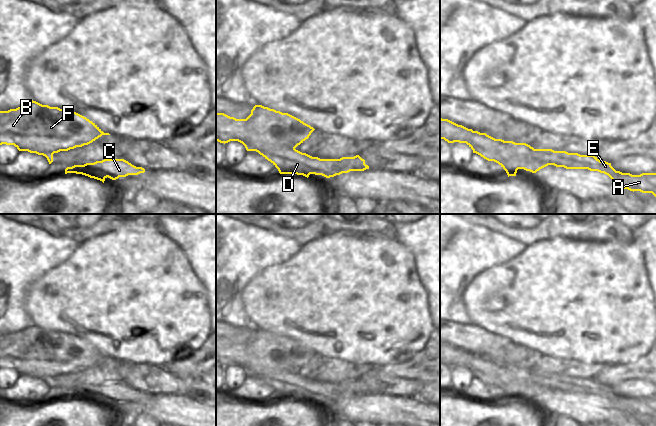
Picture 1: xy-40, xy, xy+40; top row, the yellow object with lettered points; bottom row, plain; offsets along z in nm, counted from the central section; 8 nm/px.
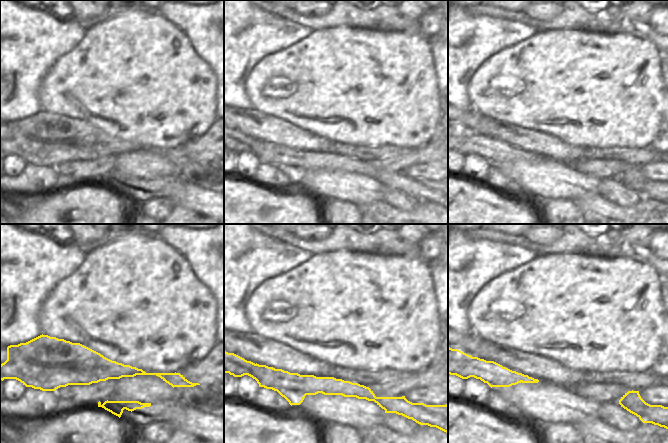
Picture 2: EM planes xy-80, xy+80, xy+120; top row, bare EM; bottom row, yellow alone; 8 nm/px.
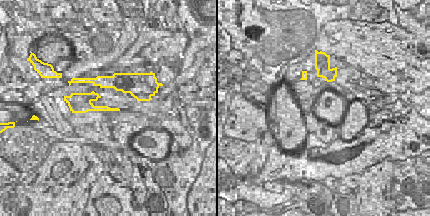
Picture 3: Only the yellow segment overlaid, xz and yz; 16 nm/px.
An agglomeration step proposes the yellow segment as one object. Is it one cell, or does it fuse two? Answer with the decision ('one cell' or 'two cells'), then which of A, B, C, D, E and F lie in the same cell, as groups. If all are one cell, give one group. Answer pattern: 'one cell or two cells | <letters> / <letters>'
two cells | A C D E / B F

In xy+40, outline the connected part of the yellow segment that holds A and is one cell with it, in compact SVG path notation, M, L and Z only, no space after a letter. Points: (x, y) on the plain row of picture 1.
M473 355L470 363L458 366L466 367L473 377L484 383L498 387L508 401L516 400L518 393L536 397L548 389L566 393L588 393L608 399L613 404L613 409L633 416L652 417L656 421L656 397L622 397L616 395L611 387L600 385L592 378L580 379L552 373L534 373L526 367L515 370L502 369L493 361L478 355Z

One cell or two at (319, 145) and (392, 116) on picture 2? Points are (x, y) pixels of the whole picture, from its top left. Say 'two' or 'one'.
two

